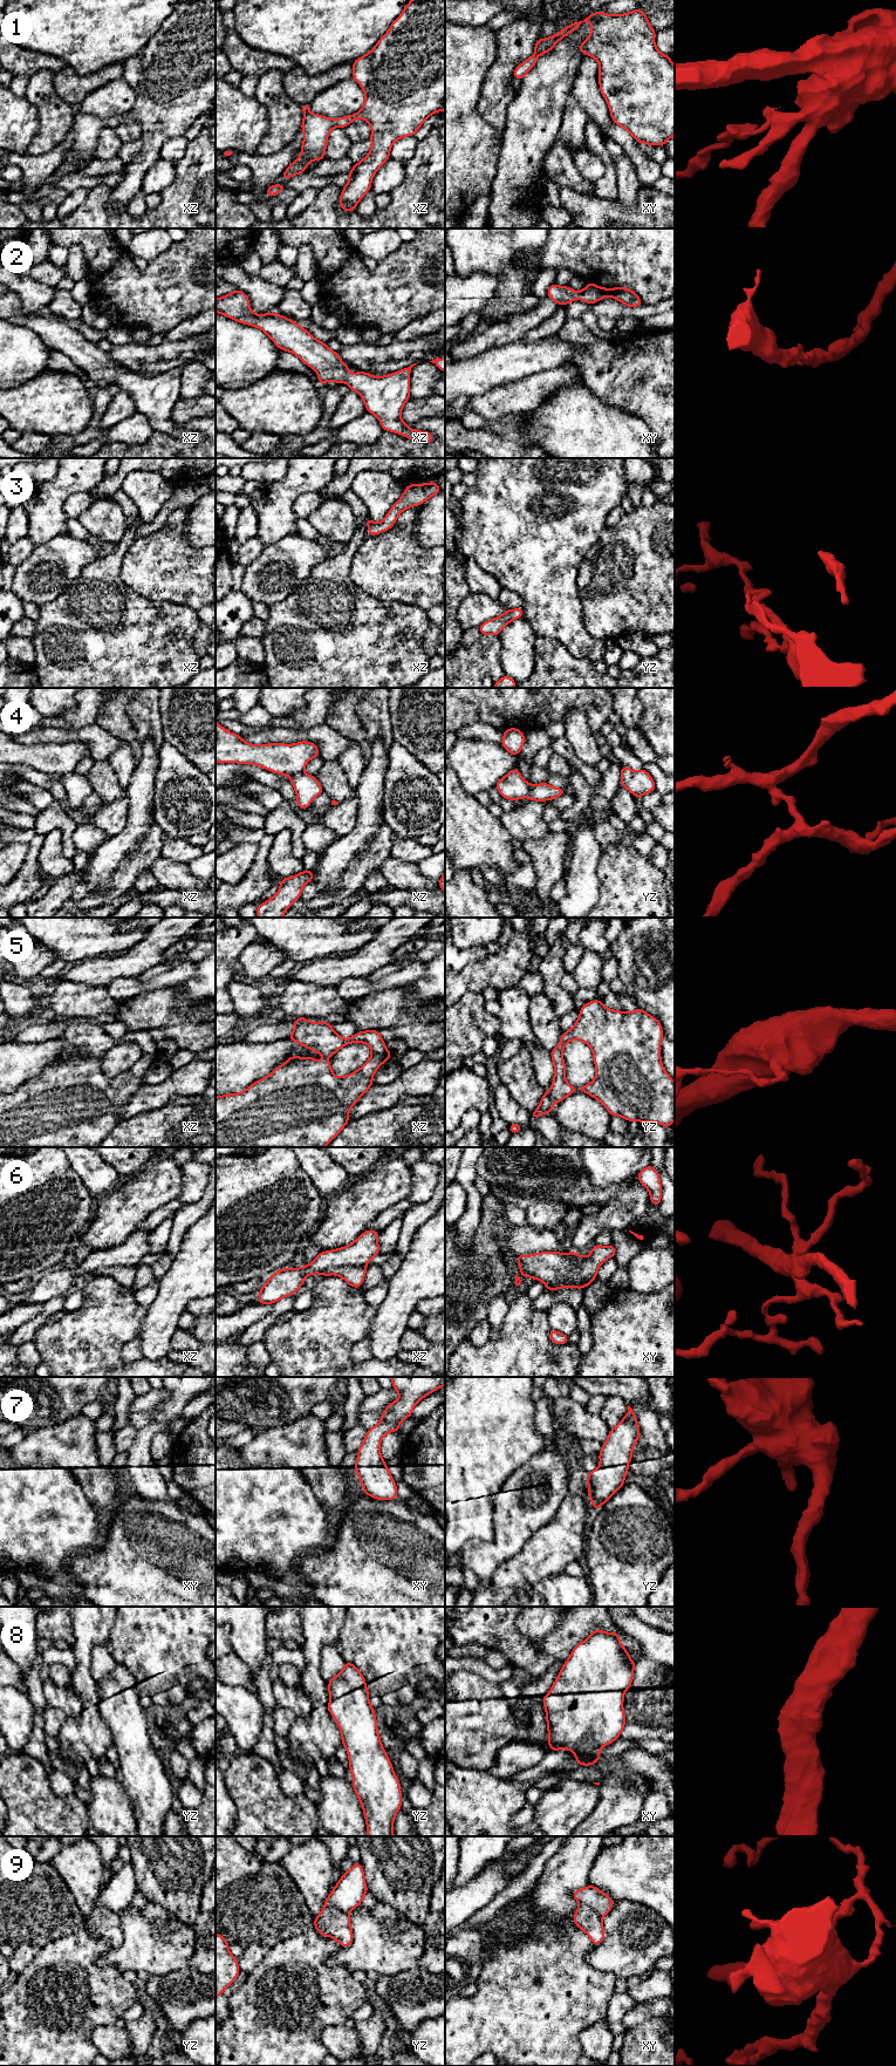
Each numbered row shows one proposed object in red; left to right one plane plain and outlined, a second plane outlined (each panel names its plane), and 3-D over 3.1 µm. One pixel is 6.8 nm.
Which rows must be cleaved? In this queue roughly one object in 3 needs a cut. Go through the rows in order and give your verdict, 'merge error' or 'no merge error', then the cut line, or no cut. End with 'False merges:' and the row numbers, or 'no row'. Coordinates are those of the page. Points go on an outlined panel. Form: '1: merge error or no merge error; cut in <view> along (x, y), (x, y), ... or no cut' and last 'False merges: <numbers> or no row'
1: merge error; cut in xy along (534, 53), (538, 55)
2: no merge error; no cut
3: no merge error; no cut
4: merge error; cut in xz along (302, 770), (291, 777)
5: merge error; cut in yz along (547, 1091), (553, 1100)
6: merge error; cut in xz along (366, 1265), (330, 1267), (320, 1273)
7: no merge error; no cut
8: no merge error; no cut
9: merge error; cut in yz along (325, 1906), (339, 1908), (347, 1914)
False merges: 1, 4, 5, 6, 9

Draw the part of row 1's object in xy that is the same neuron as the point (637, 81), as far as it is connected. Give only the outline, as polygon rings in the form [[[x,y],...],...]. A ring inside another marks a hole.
[[[642,9],[620,15],[596,11],[547,39],[538,39],[535,54],[540,56],[550,52],[559,41],[584,22],[593,25],[591,32],[587,40],[579,45],[579,50],[594,57],[600,64],[600,91],[610,109],[611,120],[629,131],[638,143],[664,146],[675,135],[675,66],[671,56],[656,48],[656,30],[651,28]]]

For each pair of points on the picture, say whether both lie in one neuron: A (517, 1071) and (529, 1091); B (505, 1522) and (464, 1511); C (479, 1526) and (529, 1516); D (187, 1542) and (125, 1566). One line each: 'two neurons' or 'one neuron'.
A: one neuron
B: two neurons
C: two neurons
D: one neuron

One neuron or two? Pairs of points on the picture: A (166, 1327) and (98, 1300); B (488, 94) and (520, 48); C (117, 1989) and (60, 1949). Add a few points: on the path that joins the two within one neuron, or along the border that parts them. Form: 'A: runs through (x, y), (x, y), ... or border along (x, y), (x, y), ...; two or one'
A: border along (146, 1308), (136, 1336); two
B: runs through (497, 82), (504, 65), (508, 60); one
C: runs through (103, 1984), (86, 1966), (74, 1963); one

